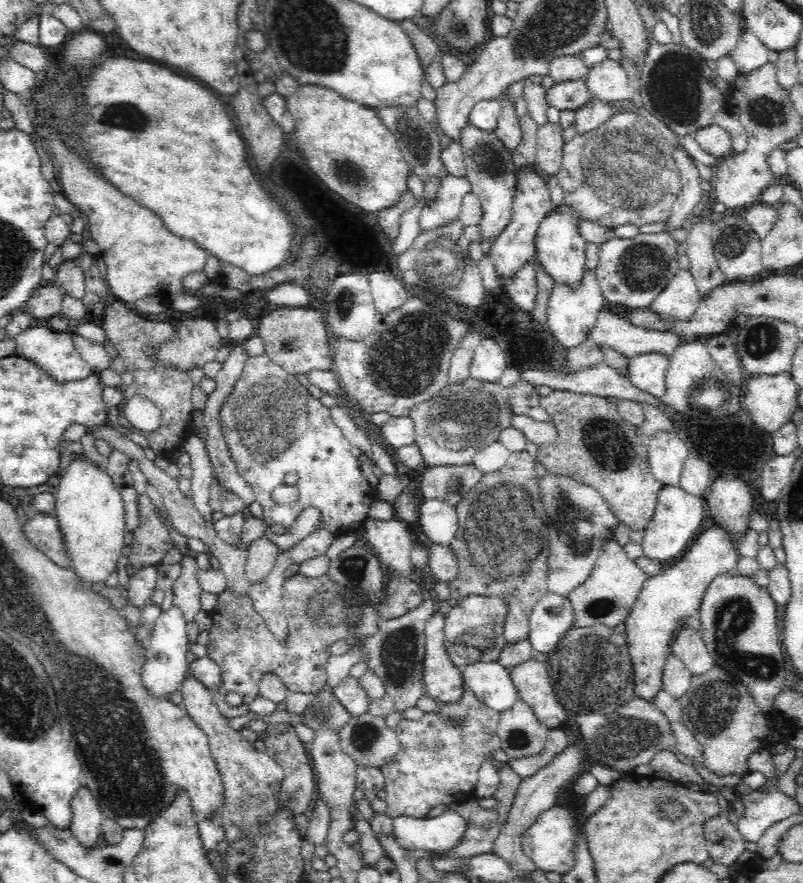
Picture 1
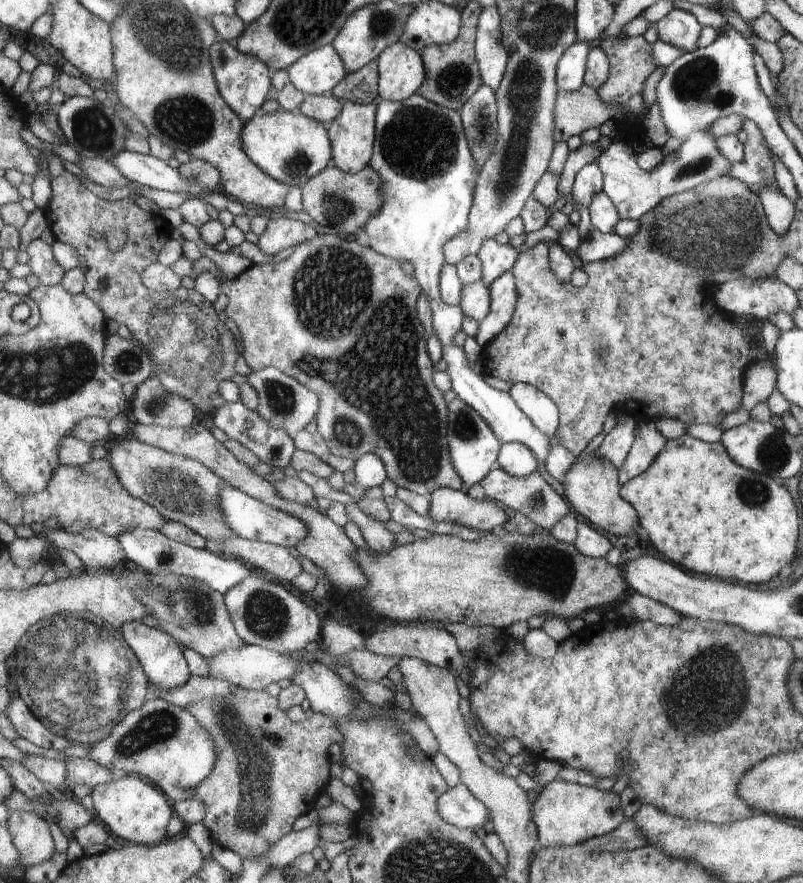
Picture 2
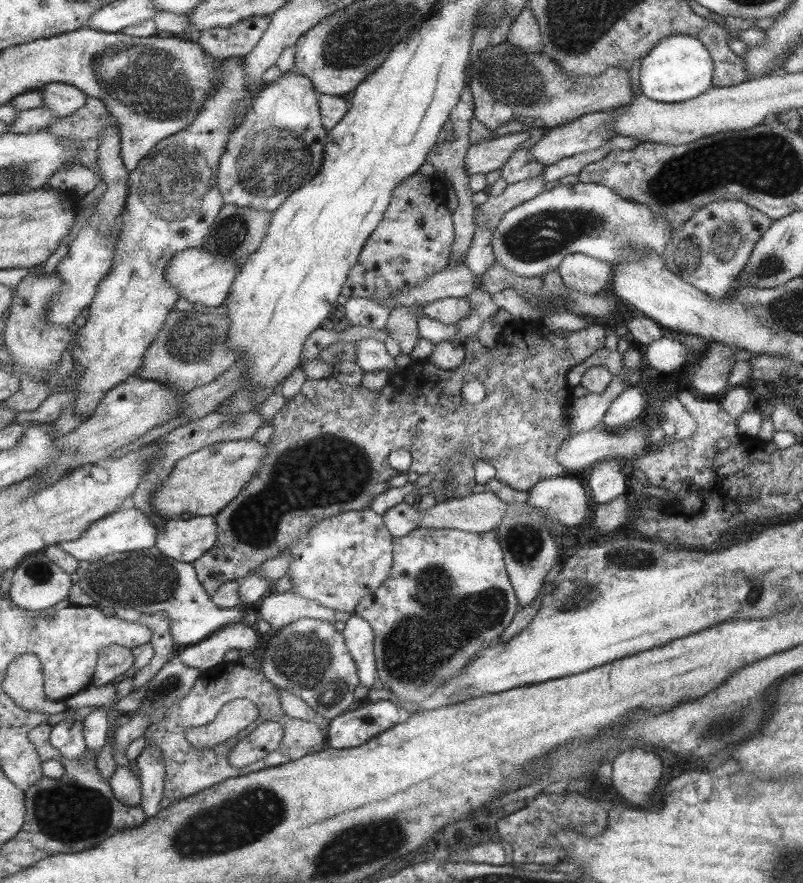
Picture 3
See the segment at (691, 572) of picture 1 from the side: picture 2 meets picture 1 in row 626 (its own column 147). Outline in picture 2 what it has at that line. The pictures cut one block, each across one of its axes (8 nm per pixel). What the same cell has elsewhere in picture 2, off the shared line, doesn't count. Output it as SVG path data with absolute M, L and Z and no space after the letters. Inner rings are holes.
M140 620L128 622L121 629L149 683L161 690L169 690L185 684L189 678L189 670L187 670L187 664L185 664L181 650L177 648L171 635L157 627L149 627L141 623Z

